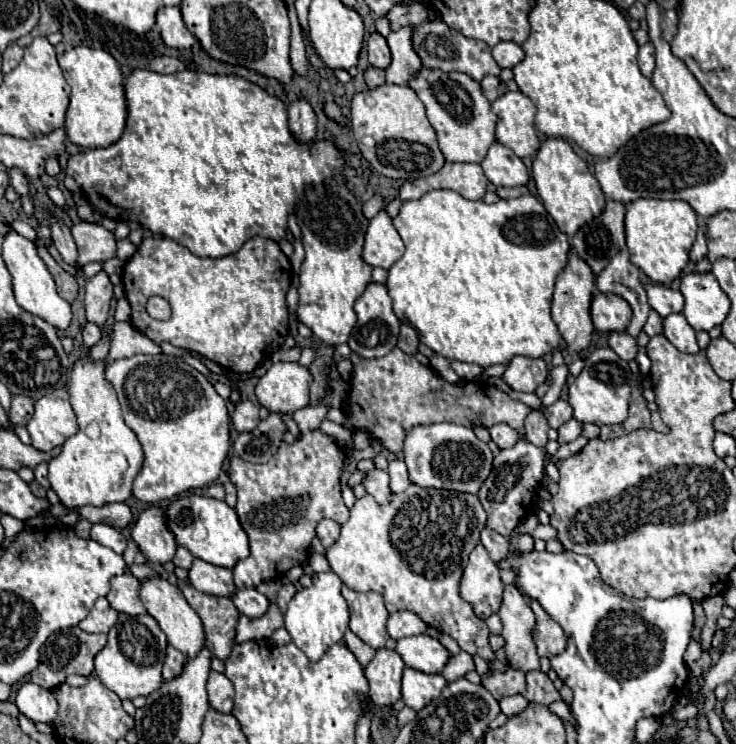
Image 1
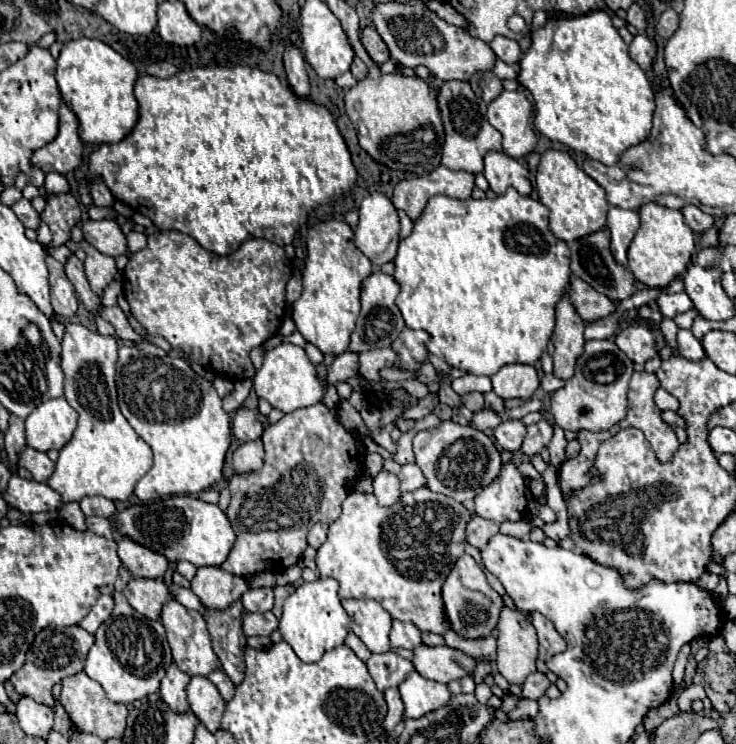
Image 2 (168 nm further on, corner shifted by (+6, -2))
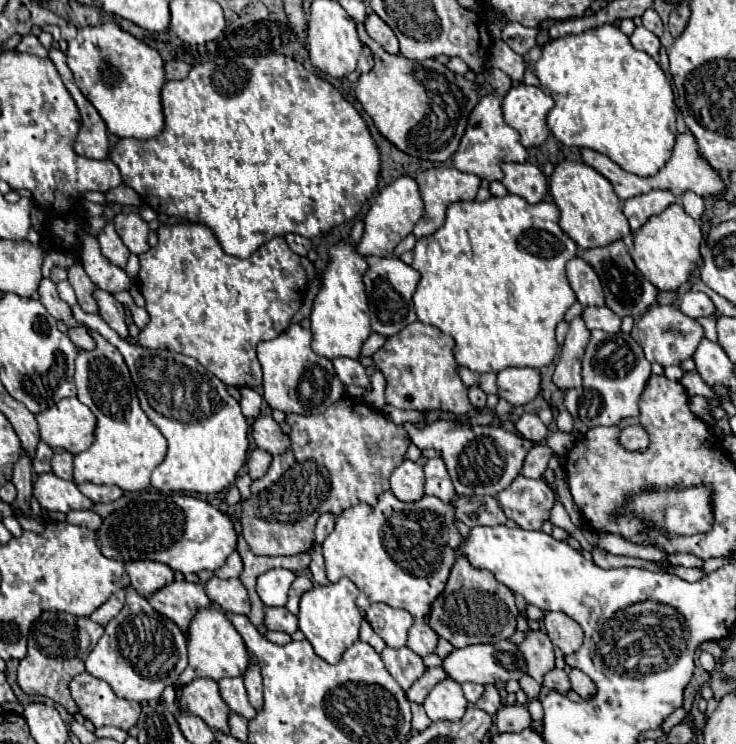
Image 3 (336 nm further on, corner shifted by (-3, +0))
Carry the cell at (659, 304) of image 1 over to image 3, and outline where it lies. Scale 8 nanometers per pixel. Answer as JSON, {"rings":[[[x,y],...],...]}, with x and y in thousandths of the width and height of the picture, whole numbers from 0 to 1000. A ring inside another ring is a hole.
{"rings":[[[931,392],[923,409],[923,417],[936,427],[950,427],[950,425],[969,422],[971,411],[963,403],[963,398],[955,392]]]}

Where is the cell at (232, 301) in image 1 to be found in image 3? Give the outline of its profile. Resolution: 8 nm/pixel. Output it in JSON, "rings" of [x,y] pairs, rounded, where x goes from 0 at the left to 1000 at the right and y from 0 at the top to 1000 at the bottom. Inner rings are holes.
{"rings":[[[276,301],[219,304],[213,309],[213,320],[216,325],[211,333],[189,341],[192,360],[186,368],[186,387],[200,406],[197,414],[202,422],[202,435],[189,446],[186,460],[197,468],[227,468],[260,478],[311,519],[355,524],[355,489],[346,470],[352,460],[376,454],[412,409],[417,382],[409,347],[382,317],[374,317],[333,349],[311,344],[300,336],[295,320]]]}

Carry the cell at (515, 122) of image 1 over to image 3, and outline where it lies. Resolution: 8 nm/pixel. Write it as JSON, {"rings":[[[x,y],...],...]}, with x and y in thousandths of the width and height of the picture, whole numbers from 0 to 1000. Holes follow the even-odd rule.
{"rings":[[[705,113],[686,126],[683,159],[708,180],[708,194],[713,199],[735,196],[743,188],[746,172],[740,156],[751,145],[751,140],[751,132],[730,116]]]}

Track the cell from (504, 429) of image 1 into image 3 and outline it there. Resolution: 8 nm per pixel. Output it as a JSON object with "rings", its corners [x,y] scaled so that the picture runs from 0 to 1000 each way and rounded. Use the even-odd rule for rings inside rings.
{"rings":[[[730,556],[705,559],[705,565],[700,567],[700,575],[711,589],[721,594],[735,594],[738,589],[743,589],[743,581],[746,581],[746,575],[740,575],[740,570],[732,565]]]}

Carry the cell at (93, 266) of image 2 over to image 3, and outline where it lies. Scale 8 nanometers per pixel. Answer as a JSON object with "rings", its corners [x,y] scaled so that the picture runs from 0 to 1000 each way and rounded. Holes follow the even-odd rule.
{"rings":[[[145,298],[143,306],[135,312],[132,325],[135,325],[137,341],[140,341],[151,355],[156,355],[159,360],[170,360],[173,347],[175,347],[178,339],[170,333],[170,328],[167,328],[164,320],[159,317],[159,312],[156,312],[156,306],[154,306],[151,298]]]}

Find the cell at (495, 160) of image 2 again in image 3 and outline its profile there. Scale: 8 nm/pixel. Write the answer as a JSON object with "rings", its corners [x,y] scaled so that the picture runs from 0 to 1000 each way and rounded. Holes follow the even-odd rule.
{"rings":[[[683,218],[681,228],[683,228],[681,247],[689,253],[692,261],[702,261],[713,266],[719,274],[730,274],[738,269],[743,258],[743,239],[730,223],[719,218],[711,218],[711,220]]]}

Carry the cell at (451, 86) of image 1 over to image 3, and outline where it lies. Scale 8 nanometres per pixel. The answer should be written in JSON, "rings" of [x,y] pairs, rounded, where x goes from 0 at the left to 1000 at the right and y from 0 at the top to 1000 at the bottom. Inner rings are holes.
{"rings":[[[670,126],[656,129],[637,156],[637,167],[624,191],[621,204],[615,207],[615,223],[626,231],[645,234],[664,245],[681,242],[683,231],[678,226],[681,218],[713,218],[716,202],[708,196],[702,175],[692,172],[681,156],[681,134]]]}

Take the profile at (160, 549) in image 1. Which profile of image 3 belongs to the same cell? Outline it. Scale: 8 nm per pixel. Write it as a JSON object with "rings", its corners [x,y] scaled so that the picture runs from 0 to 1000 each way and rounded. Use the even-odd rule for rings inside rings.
{"rings":[[[181,753],[170,758],[170,766],[175,772],[178,788],[192,796],[192,801],[202,801],[224,785],[235,782],[235,766],[221,755]]]}

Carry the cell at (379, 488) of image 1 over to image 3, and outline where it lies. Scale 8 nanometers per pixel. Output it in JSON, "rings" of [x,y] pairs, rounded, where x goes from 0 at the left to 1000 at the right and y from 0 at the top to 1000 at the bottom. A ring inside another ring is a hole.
{"rings":[[[548,618],[531,637],[531,661],[545,675],[564,675],[575,661],[575,629],[558,618]]]}

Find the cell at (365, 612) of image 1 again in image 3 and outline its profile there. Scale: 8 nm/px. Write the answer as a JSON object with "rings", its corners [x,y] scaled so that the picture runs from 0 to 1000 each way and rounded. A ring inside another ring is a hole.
{"rings":[[[504,812],[496,823],[501,836],[510,836],[510,831],[518,831],[518,844],[512,852],[523,860],[529,871],[545,871],[553,863],[553,847],[561,839],[561,831],[550,820],[531,817],[526,812]]]}

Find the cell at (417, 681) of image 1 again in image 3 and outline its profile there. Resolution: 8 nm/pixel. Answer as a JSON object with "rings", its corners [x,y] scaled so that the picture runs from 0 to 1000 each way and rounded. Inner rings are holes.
{"rings":[[[605,911],[596,919],[591,919],[588,927],[580,933],[575,952],[586,968],[621,970],[632,960],[635,946],[637,944],[632,941],[626,922],[618,914]]]}

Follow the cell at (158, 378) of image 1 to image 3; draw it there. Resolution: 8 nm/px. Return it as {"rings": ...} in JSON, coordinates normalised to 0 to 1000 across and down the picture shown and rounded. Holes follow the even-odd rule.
{"rings":[[[105,409],[99,411],[99,425],[132,444],[167,476],[194,554],[230,597],[224,618],[208,632],[205,653],[221,661],[270,664],[295,664],[314,653],[322,634],[333,624],[338,591],[336,565],[327,556],[325,540],[311,532],[306,516],[281,500],[265,481],[232,470],[205,470],[170,460],[137,430],[135,422],[115,422],[105,414]]]}

